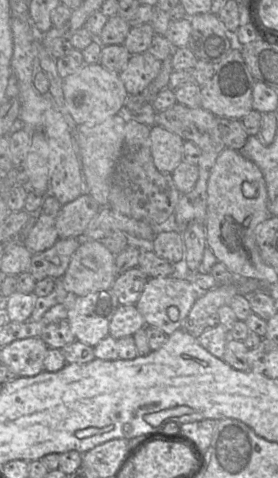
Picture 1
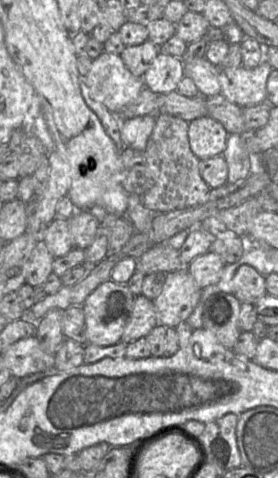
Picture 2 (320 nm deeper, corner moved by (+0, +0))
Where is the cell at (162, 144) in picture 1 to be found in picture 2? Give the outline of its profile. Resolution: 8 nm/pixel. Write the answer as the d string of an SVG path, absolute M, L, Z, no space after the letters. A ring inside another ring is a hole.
M208 115L189 123L190 148L199 160L222 156L229 135L220 122Z

